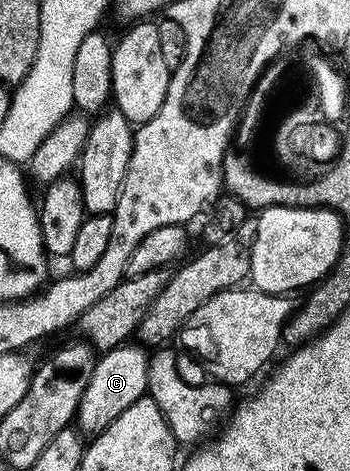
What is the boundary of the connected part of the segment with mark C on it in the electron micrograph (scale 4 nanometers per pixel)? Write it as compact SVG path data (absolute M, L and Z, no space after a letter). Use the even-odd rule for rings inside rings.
M124 345L114 347L112 351L102 352L98 356L91 380L79 402L77 427L84 436L94 437L104 431L133 401L147 395L147 362L149 355L142 346Z

